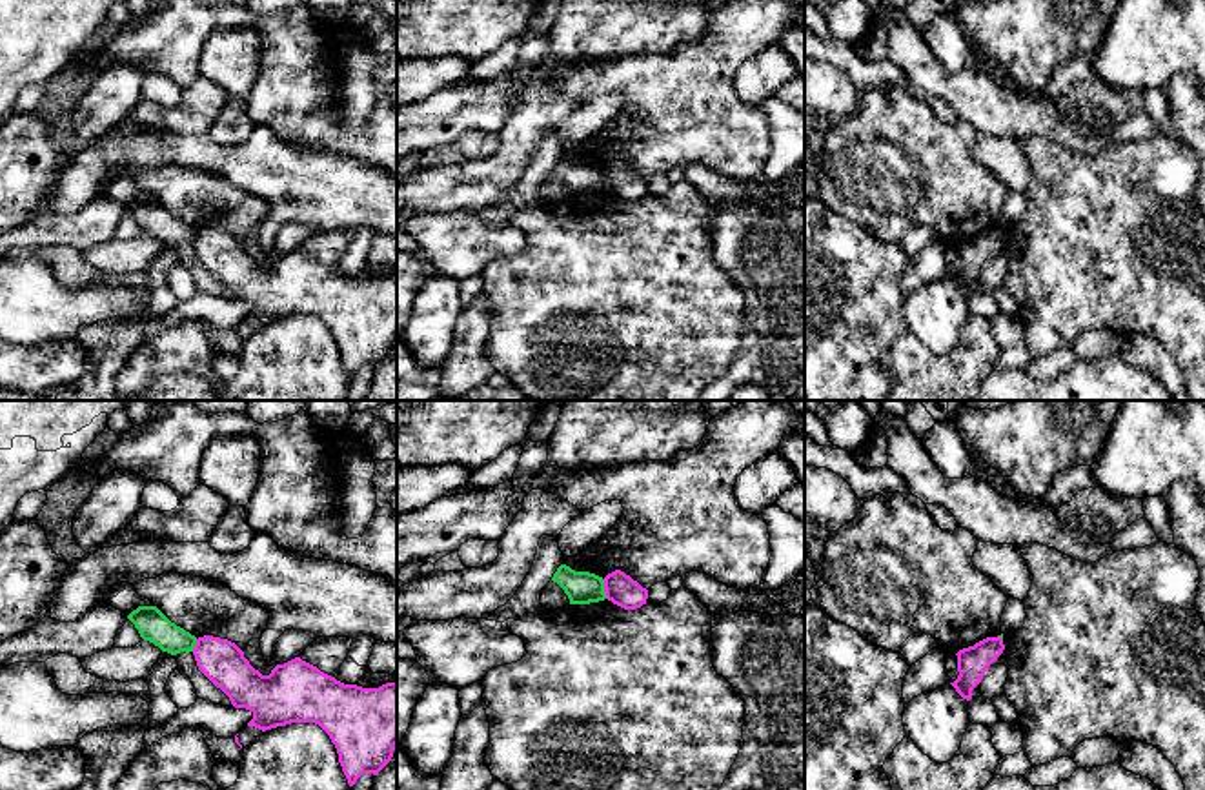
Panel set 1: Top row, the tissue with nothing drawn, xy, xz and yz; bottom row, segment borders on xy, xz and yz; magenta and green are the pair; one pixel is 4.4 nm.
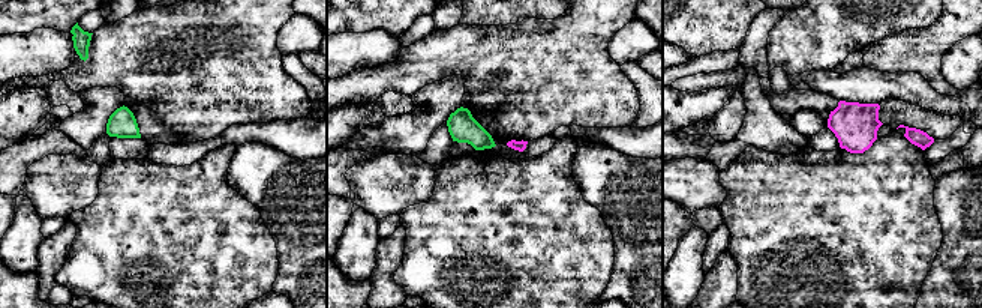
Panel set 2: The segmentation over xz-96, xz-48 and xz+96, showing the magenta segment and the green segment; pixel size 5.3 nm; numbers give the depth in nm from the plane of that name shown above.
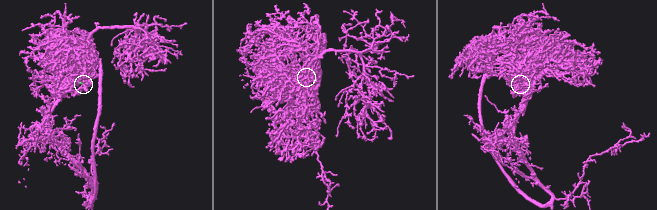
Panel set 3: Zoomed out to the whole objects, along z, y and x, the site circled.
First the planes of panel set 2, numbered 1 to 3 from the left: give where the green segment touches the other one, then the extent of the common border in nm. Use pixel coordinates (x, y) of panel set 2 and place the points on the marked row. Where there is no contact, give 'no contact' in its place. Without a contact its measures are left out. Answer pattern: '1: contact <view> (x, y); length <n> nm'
1: no contact
2: no contact
3: no contact

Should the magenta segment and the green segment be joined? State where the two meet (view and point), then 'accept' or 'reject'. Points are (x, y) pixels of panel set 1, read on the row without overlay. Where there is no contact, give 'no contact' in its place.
meets magenta in xz at (605, 181); reject

